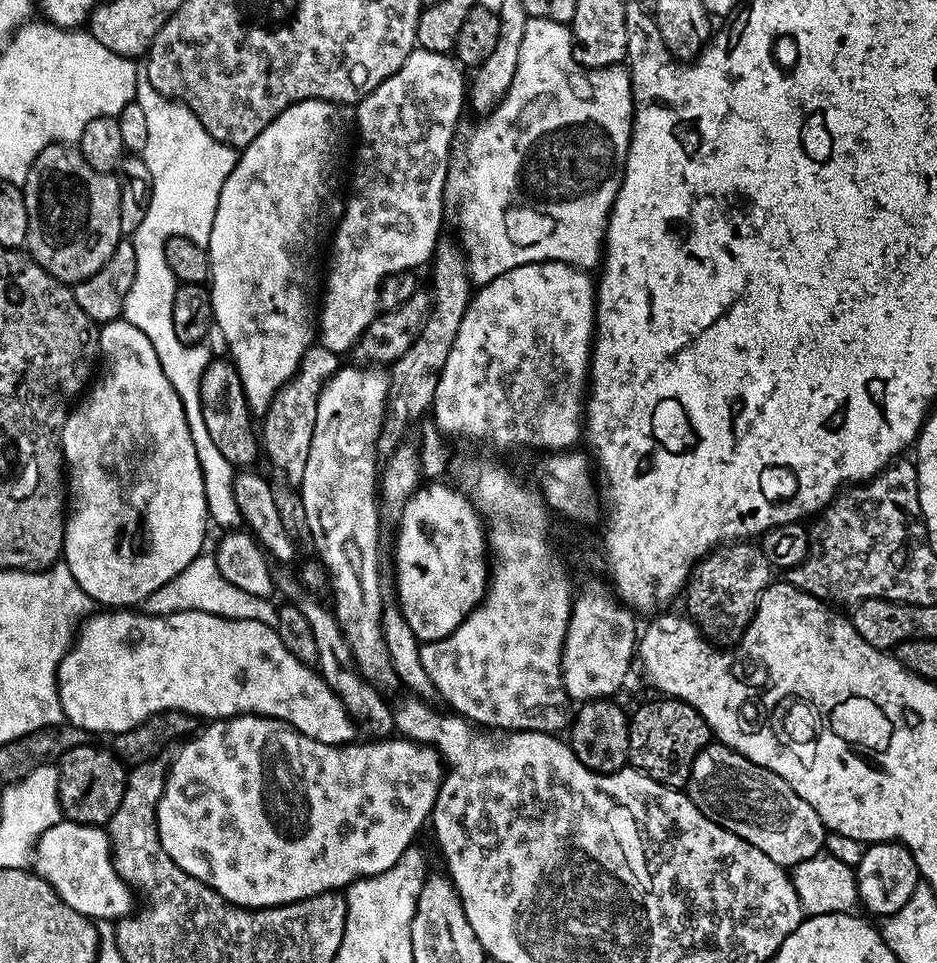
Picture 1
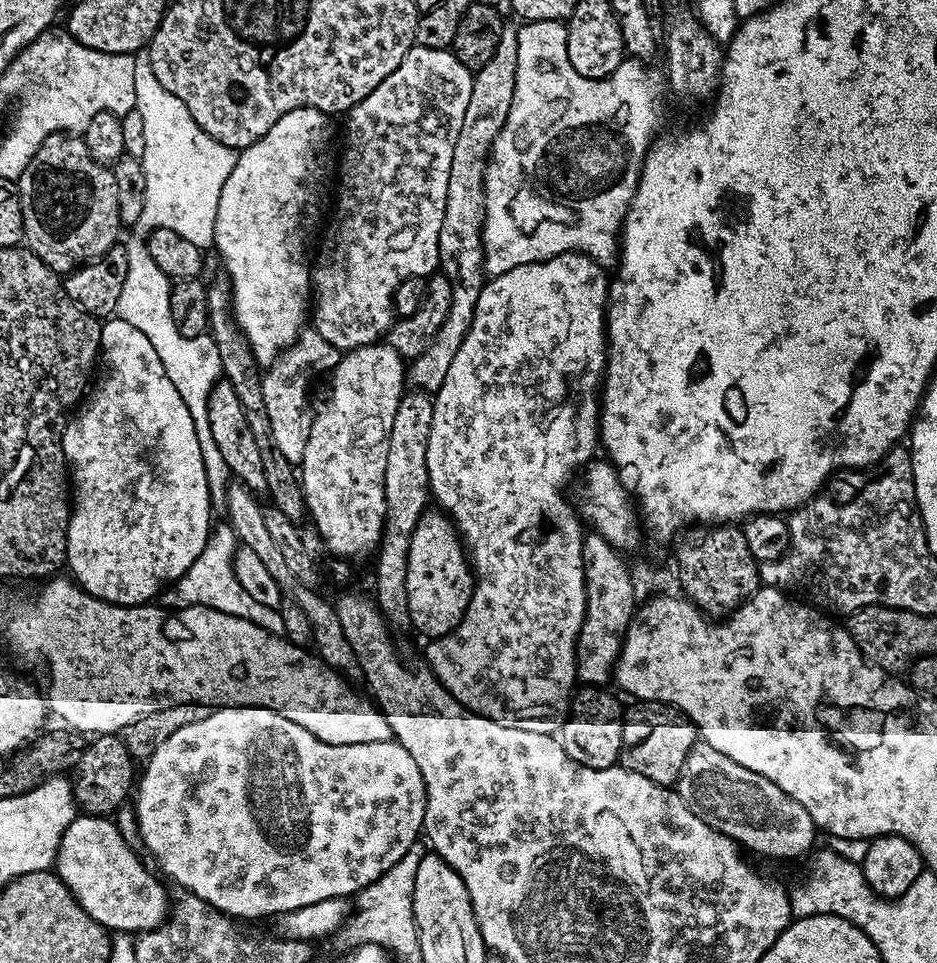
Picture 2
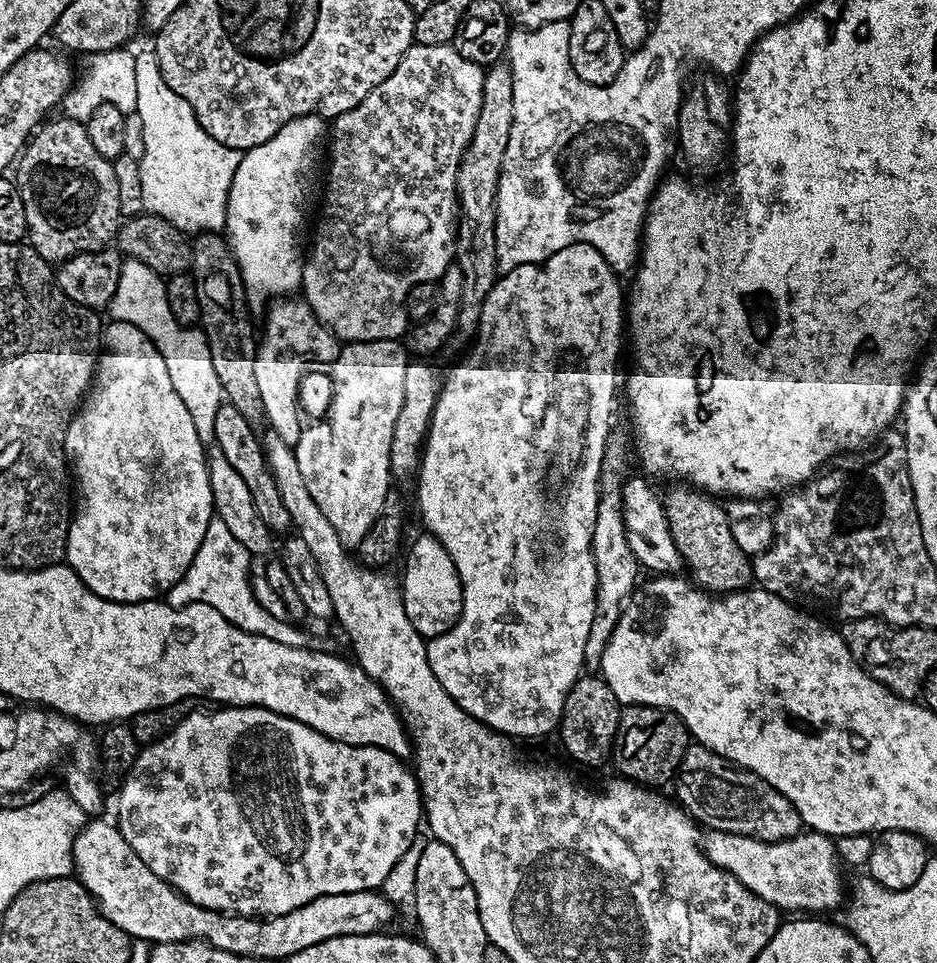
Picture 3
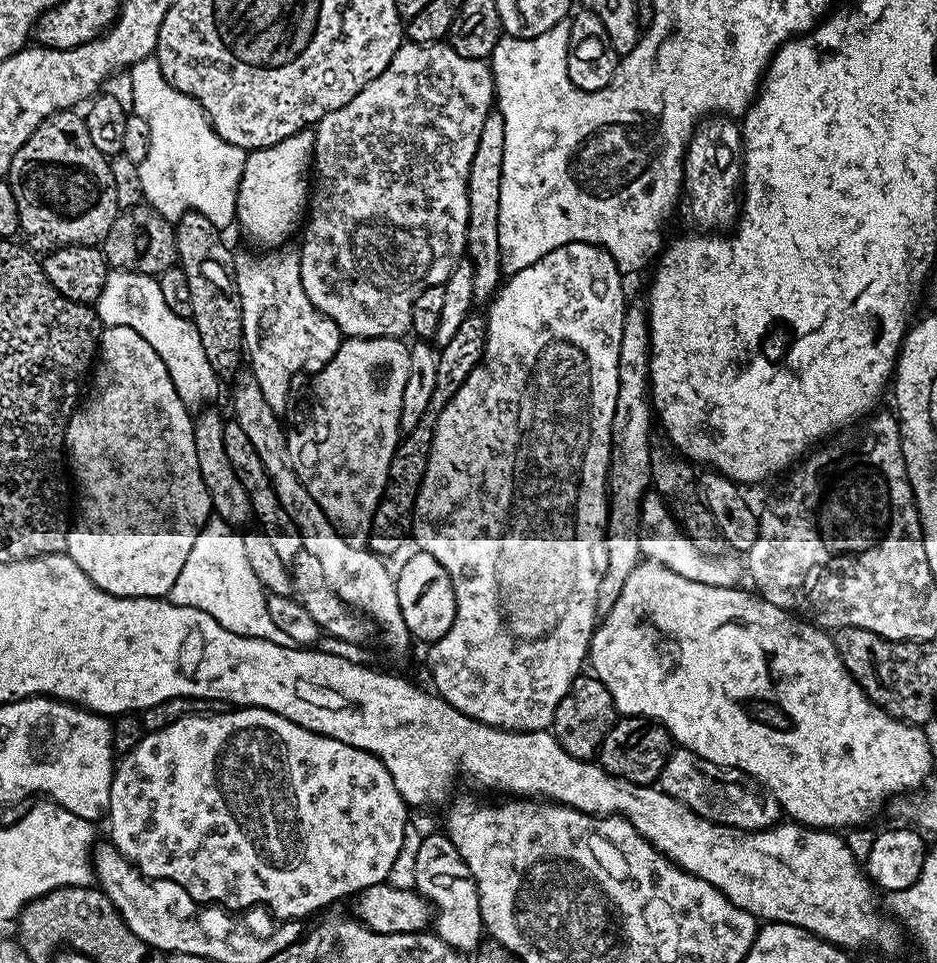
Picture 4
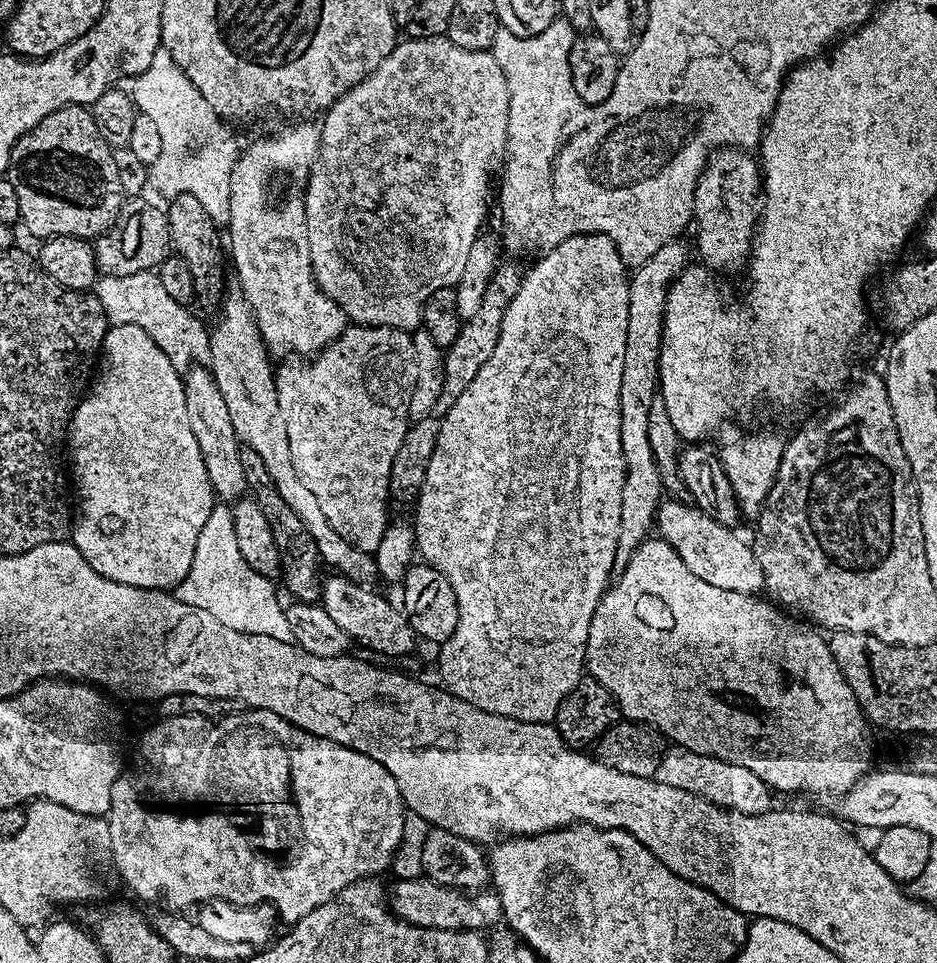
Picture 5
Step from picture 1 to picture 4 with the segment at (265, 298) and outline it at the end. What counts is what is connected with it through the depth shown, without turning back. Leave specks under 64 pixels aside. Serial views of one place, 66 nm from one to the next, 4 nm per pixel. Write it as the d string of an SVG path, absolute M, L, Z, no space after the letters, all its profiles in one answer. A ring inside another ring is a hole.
M305 130L296 132L269 148L257 148L248 152L236 198L235 223L244 227L244 232L250 239L265 244L265 249L275 250L287 245L292 231L301 227L302 217L310 204L308 176L310 180L315 147L315 131Z

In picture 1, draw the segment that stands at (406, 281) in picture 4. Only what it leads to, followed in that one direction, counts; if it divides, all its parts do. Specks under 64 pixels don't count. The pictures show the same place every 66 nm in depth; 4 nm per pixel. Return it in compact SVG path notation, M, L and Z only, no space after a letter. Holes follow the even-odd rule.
M416 48L406 58L406 62L386 82L382 82L377 88L355 105L356 124L360 127L360 149L356 152L356 169L352 172L352 197L345 199L342 211L339 213L341 224L336 228L336 237L332 240L332 261L328 264L328 281L324 284L324 305L318 312L318 340L326 350L337 354L344 354L351 349L356 340L370 326L370 322L378 314L381 307L380 283L387 276L394 276L401 272L419 269L419 264L427 265L431 261L441 239L440 223L446 217L446 205L444 202L444 183L448 180L448 165L450 157L448 151L452 148L452 131L456 128L456 122L460 118L460 110L466 106L466 76L461 65L451 55L443 52L428 52L424 48Z

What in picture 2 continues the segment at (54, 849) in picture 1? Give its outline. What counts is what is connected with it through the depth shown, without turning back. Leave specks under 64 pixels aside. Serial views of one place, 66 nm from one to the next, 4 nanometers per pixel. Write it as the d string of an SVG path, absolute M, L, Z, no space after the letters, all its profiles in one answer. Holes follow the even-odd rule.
M77 815L63 832L54 865L76 901L110 932L138 934L156 929L170 914L170 896L130 848L125 833L109 817Z

